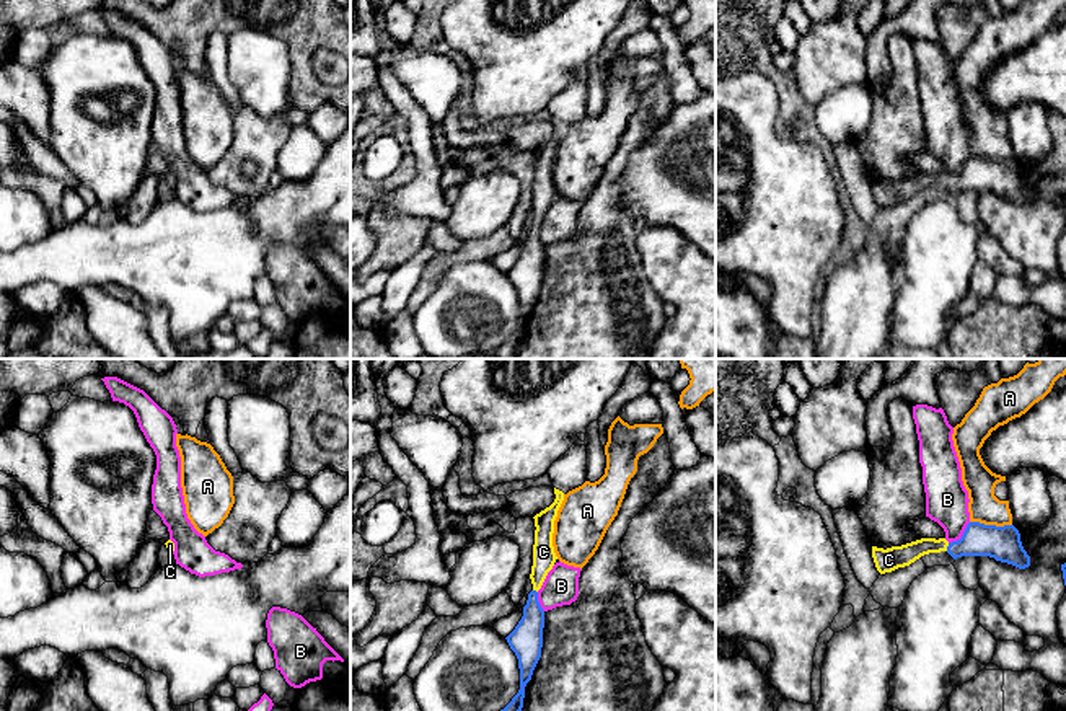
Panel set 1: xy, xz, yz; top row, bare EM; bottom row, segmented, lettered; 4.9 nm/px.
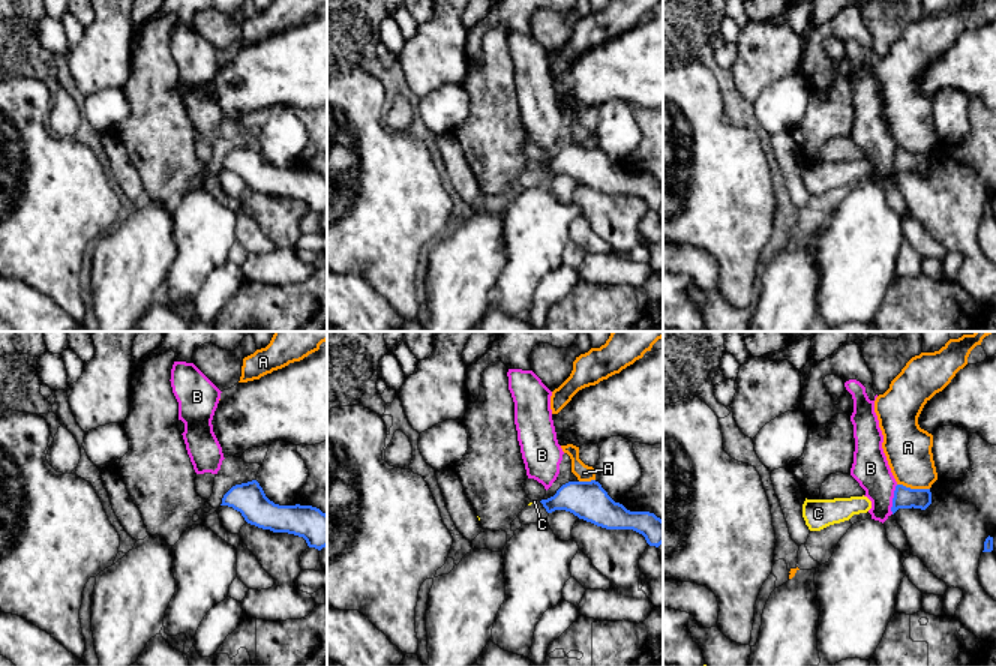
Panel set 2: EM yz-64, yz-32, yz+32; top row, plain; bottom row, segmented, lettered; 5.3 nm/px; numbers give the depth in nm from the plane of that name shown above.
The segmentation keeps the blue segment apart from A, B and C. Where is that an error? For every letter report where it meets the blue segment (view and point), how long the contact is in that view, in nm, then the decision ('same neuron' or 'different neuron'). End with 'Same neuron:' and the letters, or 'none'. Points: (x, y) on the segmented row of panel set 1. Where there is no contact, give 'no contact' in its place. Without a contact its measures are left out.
A: meets blue in yz at (991, 525); contact 200 nm long; different neuron
B: meets blue in yz at (962, 535); contact 160 nm long; different neuron
C: meets blue in yz at (947, 547); contact 40 nm long; same neuron
Same neuron: C

